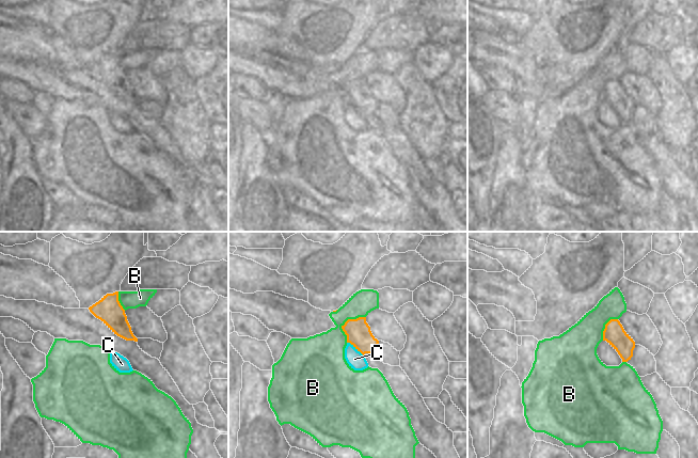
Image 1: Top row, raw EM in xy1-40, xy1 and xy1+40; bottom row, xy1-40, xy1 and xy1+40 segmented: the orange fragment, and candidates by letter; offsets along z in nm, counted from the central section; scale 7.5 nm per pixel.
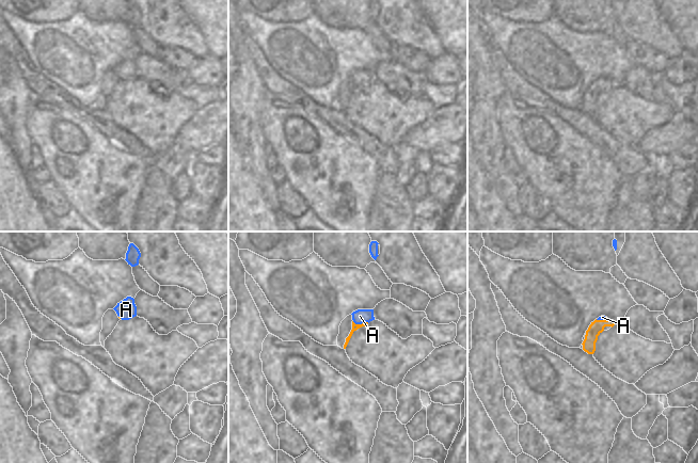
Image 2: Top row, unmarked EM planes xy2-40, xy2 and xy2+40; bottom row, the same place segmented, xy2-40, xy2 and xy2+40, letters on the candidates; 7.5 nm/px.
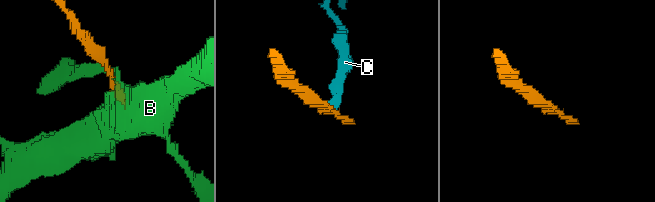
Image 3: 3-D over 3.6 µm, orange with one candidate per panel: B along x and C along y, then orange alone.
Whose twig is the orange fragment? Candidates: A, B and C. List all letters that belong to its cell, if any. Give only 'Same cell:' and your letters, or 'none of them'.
Same cell: none of them.

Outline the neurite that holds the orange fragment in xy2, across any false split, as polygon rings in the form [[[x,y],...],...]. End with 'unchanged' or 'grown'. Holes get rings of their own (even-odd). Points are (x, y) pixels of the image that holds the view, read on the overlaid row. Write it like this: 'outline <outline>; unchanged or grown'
outline [[[352,315],[347,316],[339,325],[339,334],[337,336],[337,346],[346,349],[354,331],[362,326],[366,326],[368,322],[355,324],[352,320]]]; grown

